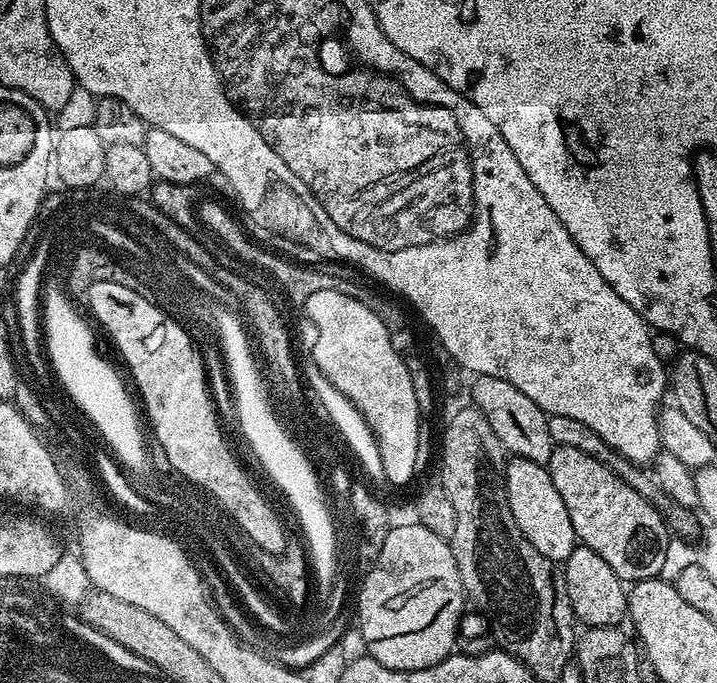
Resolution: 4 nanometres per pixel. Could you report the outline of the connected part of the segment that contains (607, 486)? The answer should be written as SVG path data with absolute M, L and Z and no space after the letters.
M555 446L546 465L550 478L554 482L554 490L562 494L562 502L566 502L566 514L570 514L570 522L574 522L577 541L583 547L594 550L614 574L625 582L637 580L654 580L662 570L662 561L666 559L666 546L670 539L670 529L662 512L651 503L649 497L638 494L609 465L602 460L595 460L590 454L582 454L574 446Z

